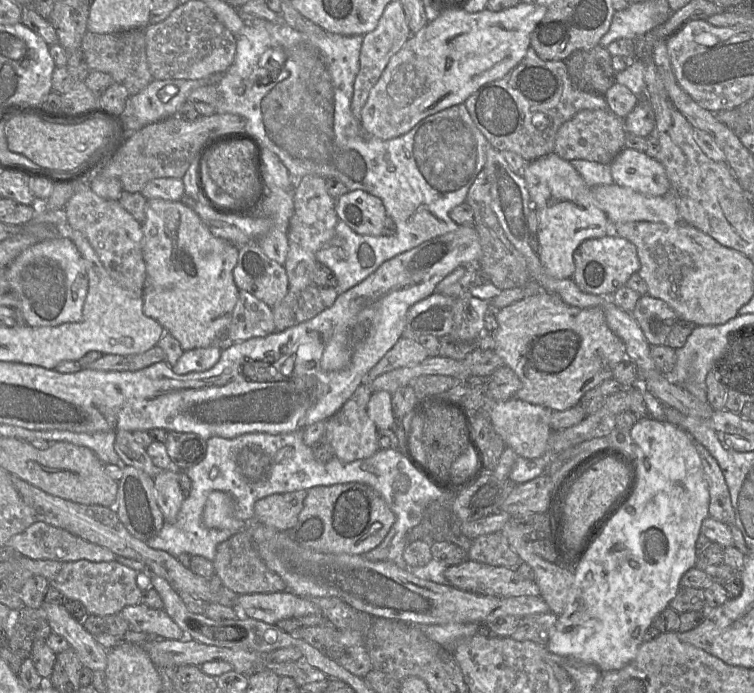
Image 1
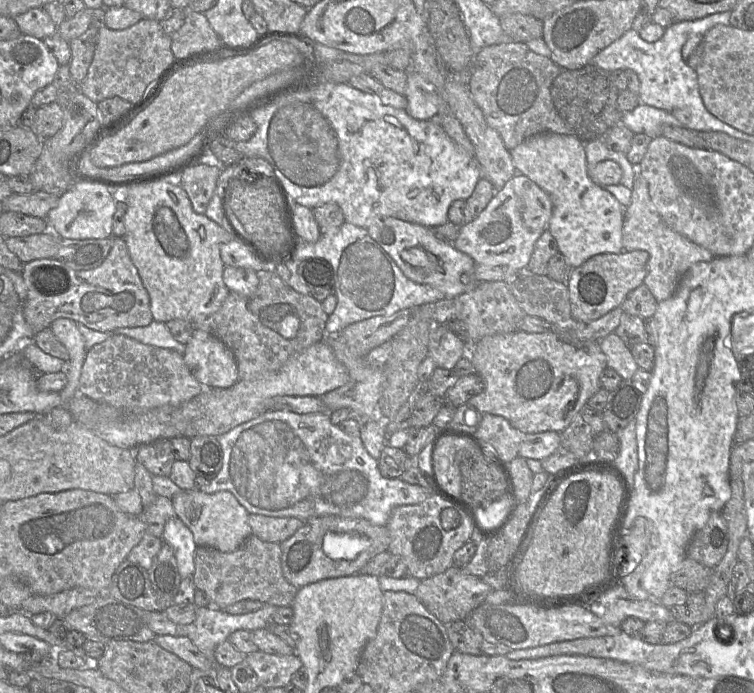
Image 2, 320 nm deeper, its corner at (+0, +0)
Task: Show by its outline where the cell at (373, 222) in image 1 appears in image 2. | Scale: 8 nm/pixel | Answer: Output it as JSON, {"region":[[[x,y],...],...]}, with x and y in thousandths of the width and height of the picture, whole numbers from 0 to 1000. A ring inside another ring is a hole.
{"region":[[[504,313],[496,316],[496,320],[487,328],[487,333],[491,342],[525,378],[538,400],[549,407],[566,410],[584,418],[592,430],[605,430],[614,423],[623,421],[634,410],[629,400],[629,375],[622,368],[606,361],[601,354],[578,343],[568,328],[523,313]]]}

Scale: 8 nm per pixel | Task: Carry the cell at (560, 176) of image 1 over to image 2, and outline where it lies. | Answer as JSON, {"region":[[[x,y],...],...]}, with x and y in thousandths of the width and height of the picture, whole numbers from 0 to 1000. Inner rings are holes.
{"region":[[[720,192],[696,201],[676,218],[686,251],[711,264],[731,286],[732,312],[725,332],[736,343],[741,365],[764,387],[785,369],[820,367],[826,358],[829,300],[817,284],[789,266],[780,253],[776,208],[763,195]]]}

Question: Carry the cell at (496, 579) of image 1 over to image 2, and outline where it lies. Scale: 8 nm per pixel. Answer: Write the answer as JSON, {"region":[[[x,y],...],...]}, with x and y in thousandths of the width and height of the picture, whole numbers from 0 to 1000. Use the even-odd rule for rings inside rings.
{"region":[[[598,817],[588,827],[558,837],[549,857],[569,883],[592,902],[619,893],[634,874],[642,870],[651,853],[651,847],[638,834],[617,825],[615,820]]]}

